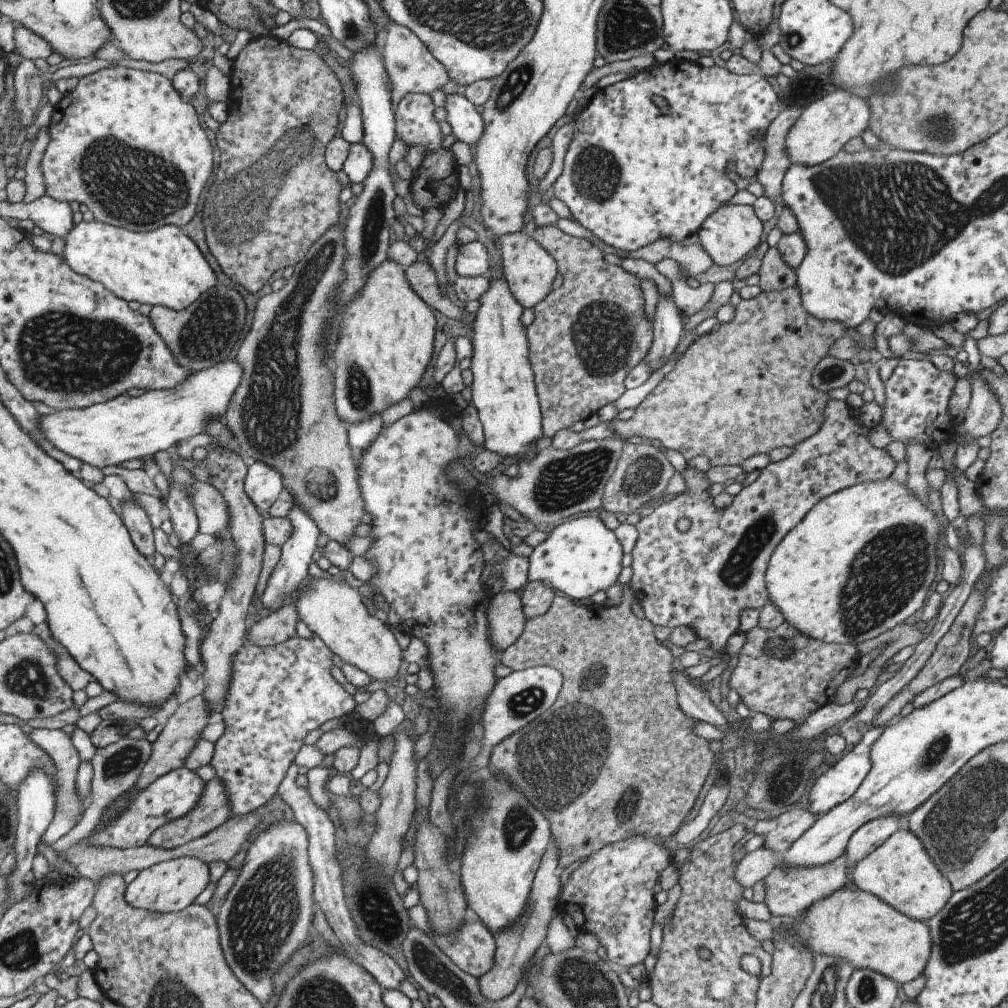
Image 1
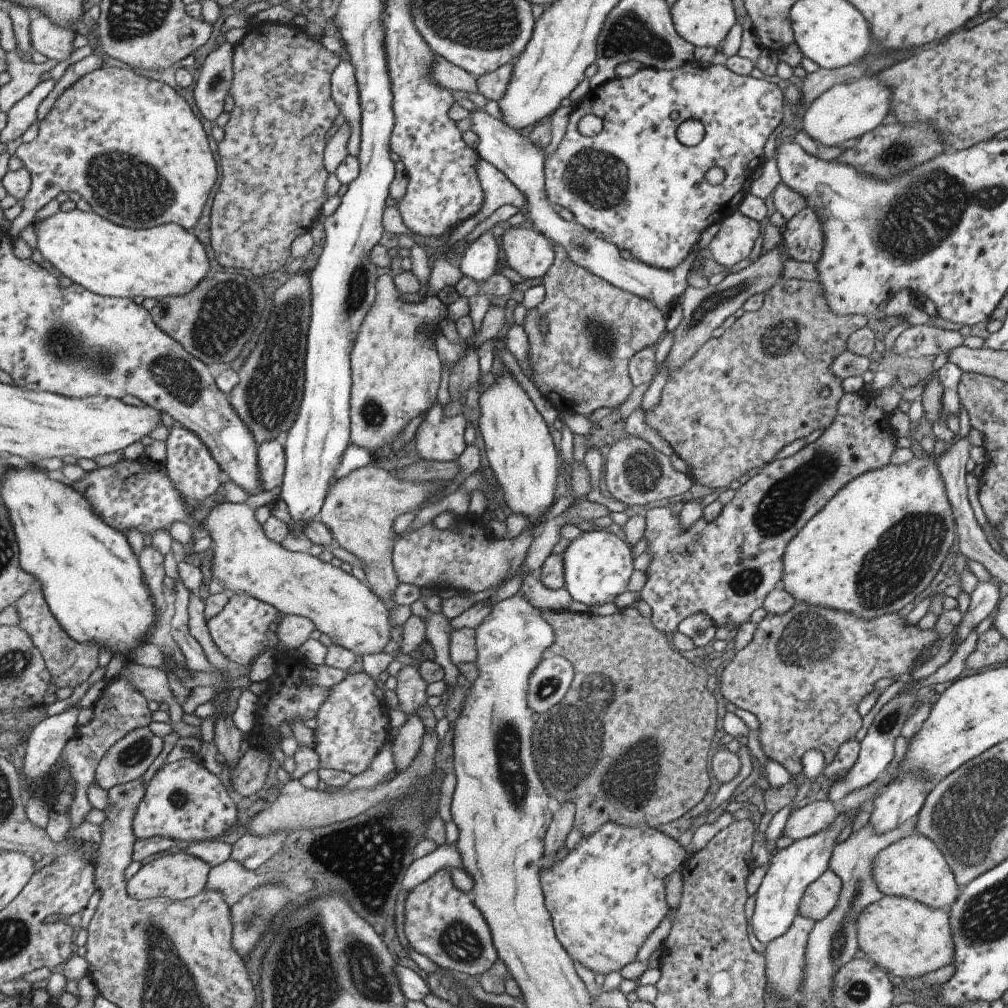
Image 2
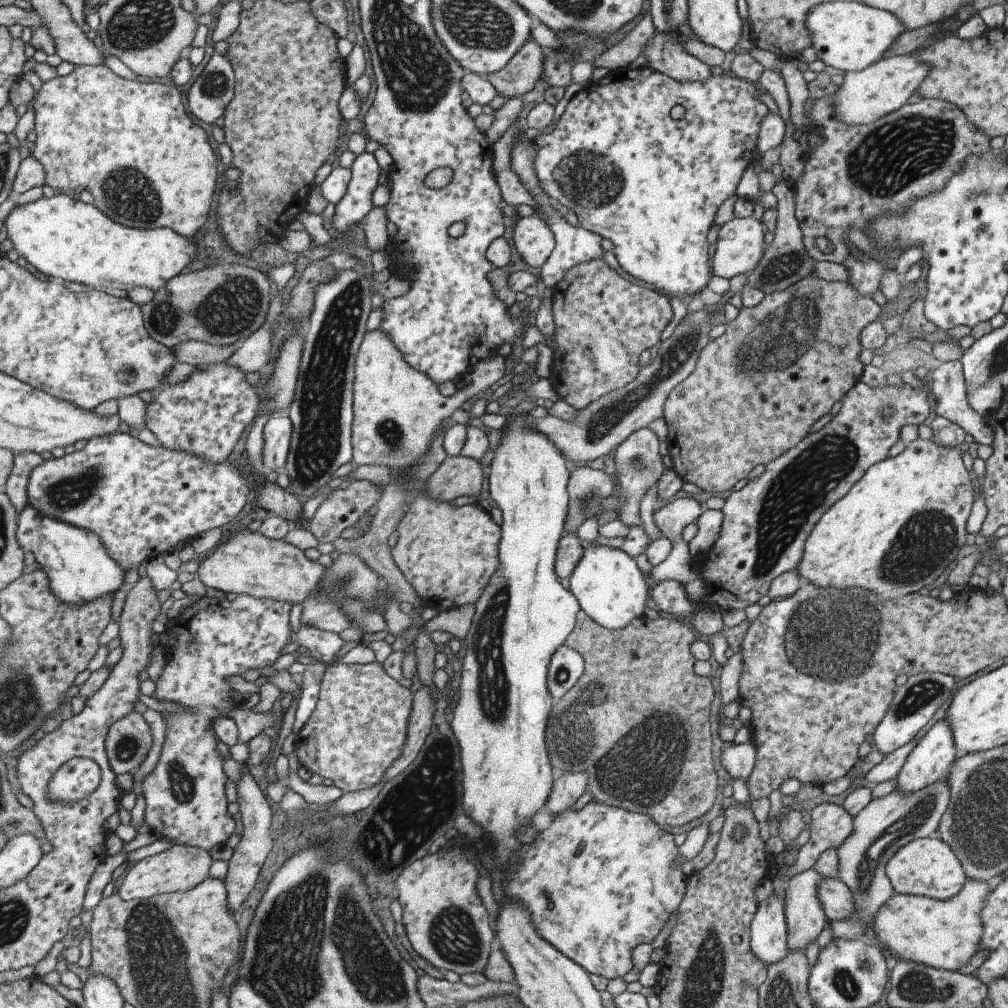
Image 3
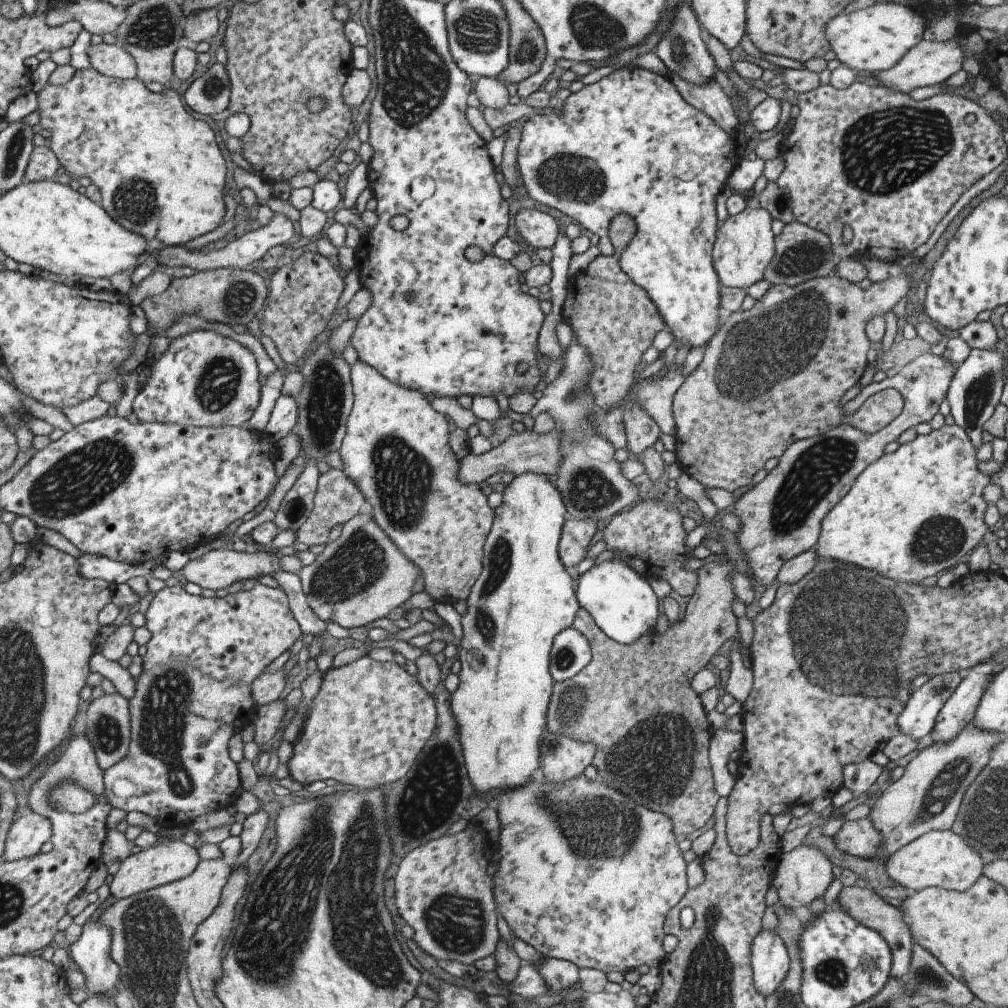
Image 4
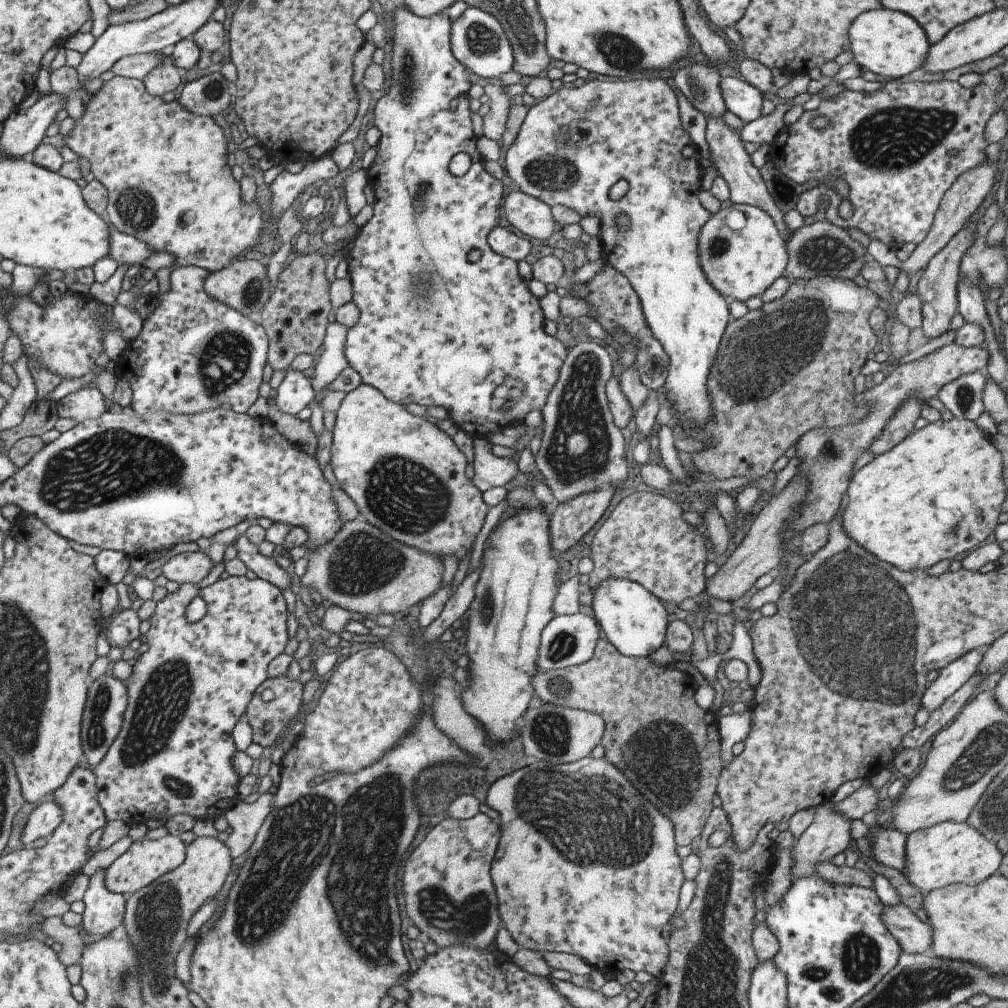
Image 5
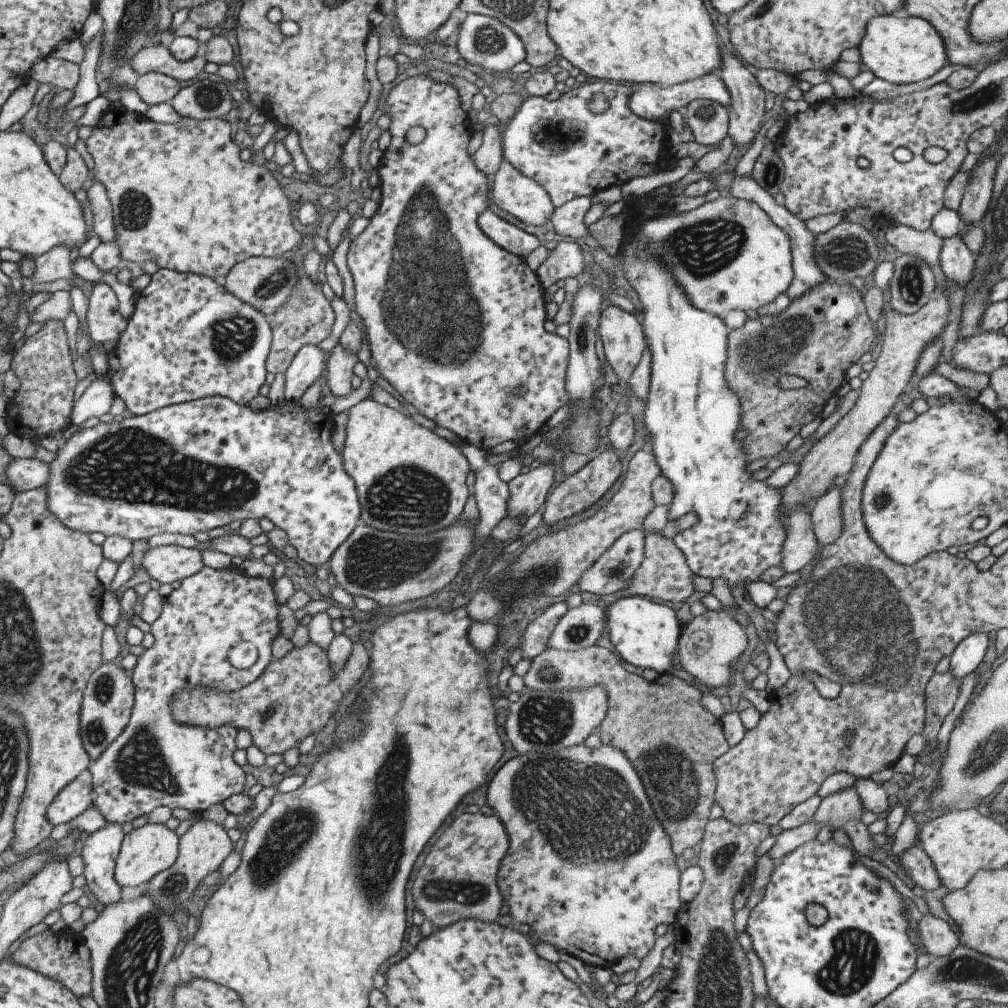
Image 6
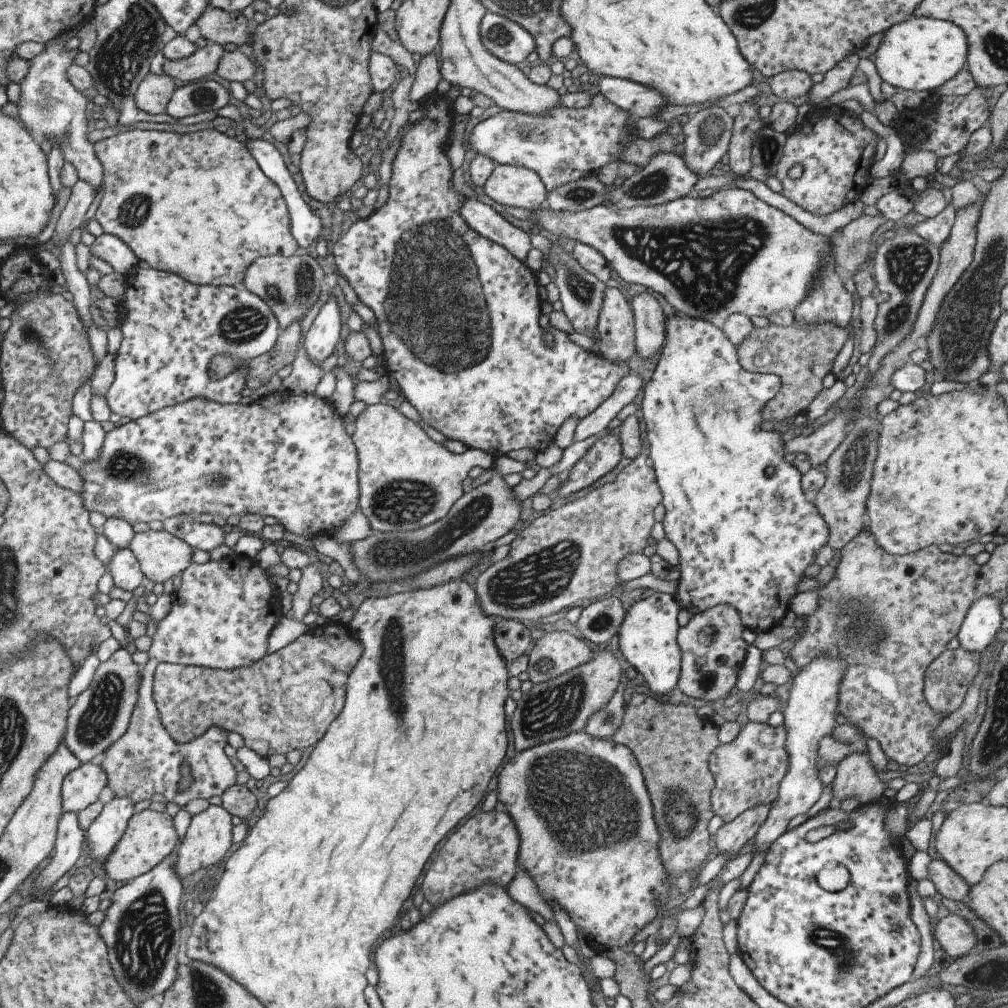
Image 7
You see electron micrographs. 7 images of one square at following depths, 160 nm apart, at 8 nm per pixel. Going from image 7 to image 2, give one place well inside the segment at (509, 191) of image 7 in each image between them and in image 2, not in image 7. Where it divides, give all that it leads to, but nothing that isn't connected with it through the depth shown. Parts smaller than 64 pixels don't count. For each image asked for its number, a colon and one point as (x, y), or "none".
2: (527, 252)
3: (533, 241)
4: (538, 229)
5: (531, 216)
6: (519, 196)

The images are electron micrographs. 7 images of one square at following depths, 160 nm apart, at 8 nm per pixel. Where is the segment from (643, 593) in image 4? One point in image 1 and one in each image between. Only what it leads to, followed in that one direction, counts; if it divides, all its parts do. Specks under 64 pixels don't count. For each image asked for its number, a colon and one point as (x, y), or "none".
1: (580, 556)
2: (596, 565)
3: (610, 590)

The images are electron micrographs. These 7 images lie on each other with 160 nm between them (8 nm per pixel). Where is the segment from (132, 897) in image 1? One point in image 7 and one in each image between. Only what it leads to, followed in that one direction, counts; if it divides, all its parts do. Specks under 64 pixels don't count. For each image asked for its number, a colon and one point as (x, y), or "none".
2: (176, 877)
3: (179, 868)
4: (168, 861)
5: (144, 860)
6: (146, 851)
7: (149, 836)

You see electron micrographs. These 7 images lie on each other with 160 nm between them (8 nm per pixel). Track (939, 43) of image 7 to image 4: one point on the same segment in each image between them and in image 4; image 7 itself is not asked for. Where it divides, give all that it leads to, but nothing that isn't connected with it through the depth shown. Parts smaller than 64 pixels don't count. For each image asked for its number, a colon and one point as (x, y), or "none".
4: (871, 39)
5: (888, 43)
6: (906, 50)

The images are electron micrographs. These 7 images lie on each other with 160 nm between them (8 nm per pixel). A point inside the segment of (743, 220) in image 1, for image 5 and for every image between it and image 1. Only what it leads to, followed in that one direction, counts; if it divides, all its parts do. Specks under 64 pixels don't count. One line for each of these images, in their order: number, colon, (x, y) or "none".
2: (735, 236)
3: (739, 243)
4: (744, 244)
5: (739, 264)

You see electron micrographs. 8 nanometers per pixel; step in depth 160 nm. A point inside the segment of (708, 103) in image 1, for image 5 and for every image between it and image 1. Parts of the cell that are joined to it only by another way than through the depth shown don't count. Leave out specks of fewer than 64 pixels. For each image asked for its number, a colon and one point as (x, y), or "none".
2: (633, 184)
3: (651, 185)
4: (629, 143)
5: (570, 149)

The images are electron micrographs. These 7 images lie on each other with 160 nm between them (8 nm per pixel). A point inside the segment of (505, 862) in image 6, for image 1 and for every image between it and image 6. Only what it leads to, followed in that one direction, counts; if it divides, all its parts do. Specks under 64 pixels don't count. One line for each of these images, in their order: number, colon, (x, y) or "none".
1: (610, 895)
2: (605, 898)
3: (598, 882)
4: (583, 874)
5: (582, 824)

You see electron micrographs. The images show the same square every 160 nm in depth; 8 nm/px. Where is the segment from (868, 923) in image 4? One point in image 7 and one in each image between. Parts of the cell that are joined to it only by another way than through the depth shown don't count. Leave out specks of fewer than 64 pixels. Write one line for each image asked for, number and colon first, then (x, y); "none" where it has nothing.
5: (914, 936)
6: (939, 938)
7: (954, 935)

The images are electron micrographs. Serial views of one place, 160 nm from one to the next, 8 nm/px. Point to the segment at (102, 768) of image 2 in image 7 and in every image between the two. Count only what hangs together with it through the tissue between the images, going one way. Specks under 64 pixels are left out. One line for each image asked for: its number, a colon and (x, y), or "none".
3: (128, 740)
4: (106, 718)
5: (106, 697)
6: (106, 703)
7: (100, 714)

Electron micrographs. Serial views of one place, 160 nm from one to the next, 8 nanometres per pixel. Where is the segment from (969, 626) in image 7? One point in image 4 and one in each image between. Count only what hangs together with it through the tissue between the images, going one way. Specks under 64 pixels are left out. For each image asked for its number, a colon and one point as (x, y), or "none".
4: (918, 715)
5: (957, 672)
6: (966, 656)

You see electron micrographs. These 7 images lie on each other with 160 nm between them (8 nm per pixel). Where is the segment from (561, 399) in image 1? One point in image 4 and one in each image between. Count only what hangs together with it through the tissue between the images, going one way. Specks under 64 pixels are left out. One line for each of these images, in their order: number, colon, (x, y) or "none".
2: (580, 364)
3: (602, 322)
4: (613, 319)

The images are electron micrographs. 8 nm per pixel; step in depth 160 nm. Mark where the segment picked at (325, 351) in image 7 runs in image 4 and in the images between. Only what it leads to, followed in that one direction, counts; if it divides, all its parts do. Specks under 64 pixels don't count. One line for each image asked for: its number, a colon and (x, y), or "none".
4: (283, 417)
5: (294, 392)
6: (308, 364)

